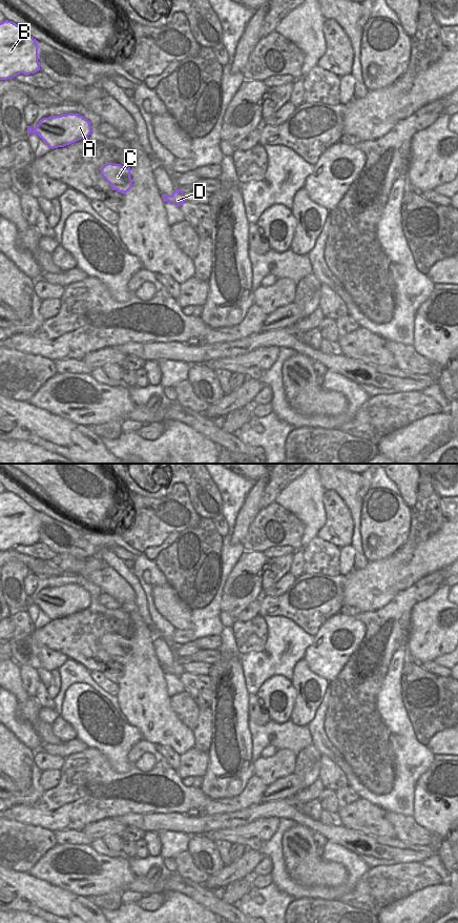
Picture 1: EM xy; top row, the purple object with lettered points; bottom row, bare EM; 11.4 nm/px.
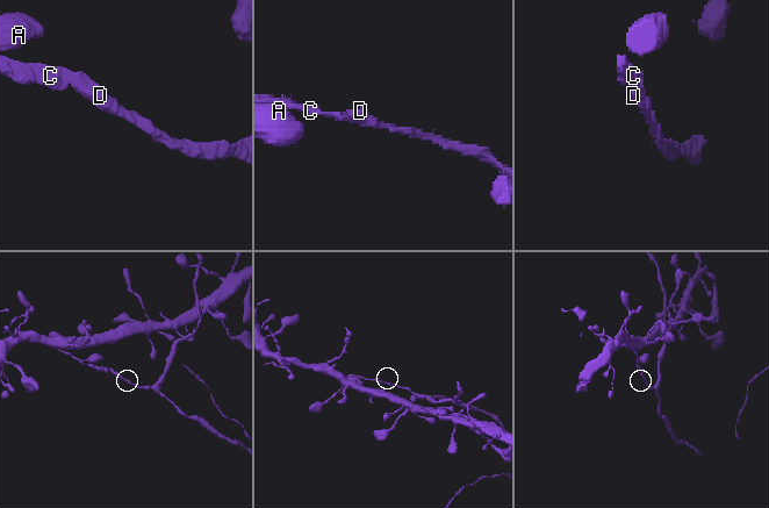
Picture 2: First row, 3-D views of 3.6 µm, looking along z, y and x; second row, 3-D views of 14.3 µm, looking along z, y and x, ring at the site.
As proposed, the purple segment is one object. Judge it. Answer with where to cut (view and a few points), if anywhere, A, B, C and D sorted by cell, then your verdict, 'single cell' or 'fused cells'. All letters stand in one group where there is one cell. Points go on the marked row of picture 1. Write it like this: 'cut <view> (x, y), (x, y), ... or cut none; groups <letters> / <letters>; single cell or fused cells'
cut xy (129, 172), (121, 185), (111, 187); groups A B C / D; fused cells

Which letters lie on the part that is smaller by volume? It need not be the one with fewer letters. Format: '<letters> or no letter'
D.

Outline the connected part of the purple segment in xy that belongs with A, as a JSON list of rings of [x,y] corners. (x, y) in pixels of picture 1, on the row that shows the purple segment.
[[[66,114],[41,119],[34,130],[28,126],[27,136],[30,132],[38,135],[50,149],[54,149],[87,139],[91,126],[82,116]]]

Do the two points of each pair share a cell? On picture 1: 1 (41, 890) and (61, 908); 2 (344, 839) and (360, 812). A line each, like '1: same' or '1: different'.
1: same
2: different

